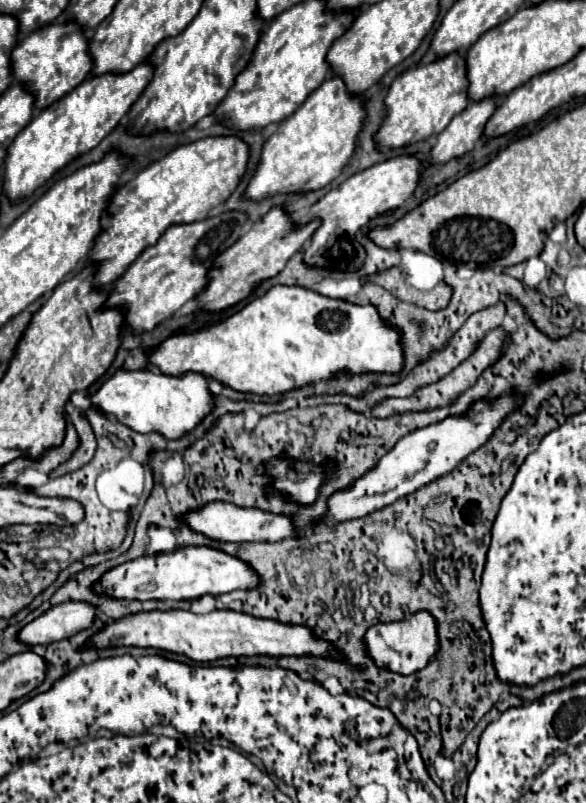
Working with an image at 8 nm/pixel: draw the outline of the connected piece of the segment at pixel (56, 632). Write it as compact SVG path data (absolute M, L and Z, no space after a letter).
M68 601L48 609L44 615L28 623L20 631L20 641L28 645L48 645L60 639L68 639L88 627L92 627L98 615L98 607L86 601Z

